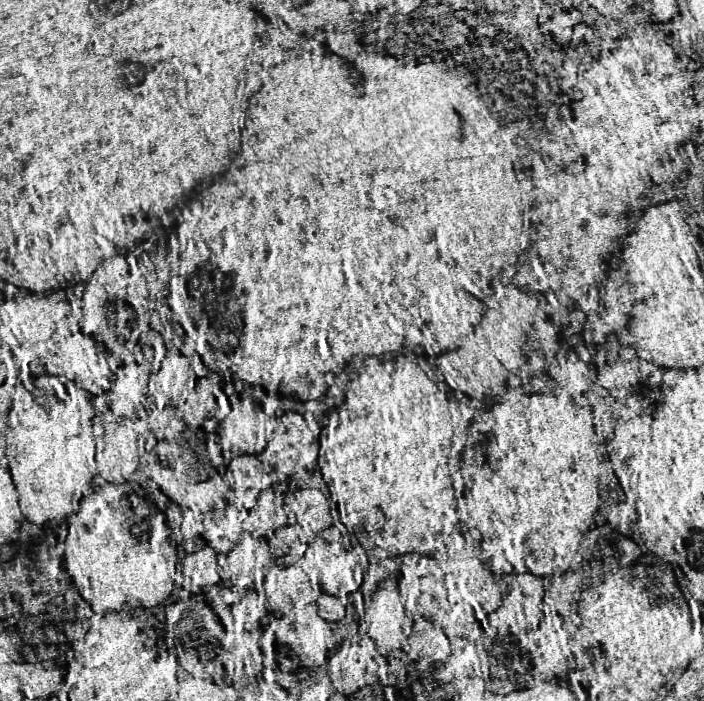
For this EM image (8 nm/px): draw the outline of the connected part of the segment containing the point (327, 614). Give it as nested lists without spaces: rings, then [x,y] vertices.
[[[321,595],[317,599],[317,613],[327,619],[329,623],[337,623],[345,617],[345,601],[339,599],[339,597],[333,597],[333,595]]]

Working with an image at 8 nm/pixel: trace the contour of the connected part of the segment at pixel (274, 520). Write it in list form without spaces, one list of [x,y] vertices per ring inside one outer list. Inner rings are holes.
[[[269,487],[259,495],[255,507],[247,509],[243,515],[243,529],[257,539],[271,539],[277,527],[285,525],[287,513],[283,499]]]

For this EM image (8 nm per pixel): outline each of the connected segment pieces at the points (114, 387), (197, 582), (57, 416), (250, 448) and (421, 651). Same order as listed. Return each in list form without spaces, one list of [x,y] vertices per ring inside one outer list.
[[[127,363],[117,369],[115,381],[111,383],[111,389],[109,389],[111,411],[117,419],[139,417],[147,395],[147,379],[149,379],[149,373],[137,363]]]
[[[203,545],[199,547],[199,551],[187,553],[183,557],[181,569],[183,569],[183,589],[189,593],[209,591],[211,587],[221,583],[217,551],[211,545]]]
[[[41,375],[33,381],[27,381],[17,387],[15,399],[9,411],[9,429],[7,429],[7,459],[17,487],[17,497],[23,515],[37,527],[45,523],[61,523],[71,515],[85,491],[91,487],[93,475],[97,473],[95,465],[95,443],[91,435],[91,399],[87,391],[69,381],[65,375]]]
[[[243,399],[231,403],[231,411],[217,425],[217,433],[231,445],[233,455],[259,453],[275,431],[275,419],[269,417],[259,403]]]
[[[415,617],[413,631],[407,643],[407,653],[413,661],[445,661],[451,655],[451,641],[441,627],[435,627],[423,617]]]

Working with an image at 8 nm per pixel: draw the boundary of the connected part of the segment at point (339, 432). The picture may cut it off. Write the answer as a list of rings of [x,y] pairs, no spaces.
[[[371,363],[363,373],[359,373],[339,407],[333,407],[323,422],[321,437],[319,437],[319,467],[323,473],[323,481],[327,483],[329,491],[329,503],[337,505],[339,517],[343,525],[350,533],[353,533],[363,549],[379,559],[387,557],[401,557],[407,553],[419,553],[419,555],[431,555],[439,557],[445,553],[445,537],[449,531],[453,531],[461,519],[461,511],[465,511],[463,501],[463,477],[461,477],[461,447],[467,435],[467,429],[473,421],[473,409],[465,405],[463,401],[455,401],[449,395],[449,389],[443,383],[437,383],[427,369],[423,369],[417,363],[405,363],[405,365],[393,365],[393,363]]]

